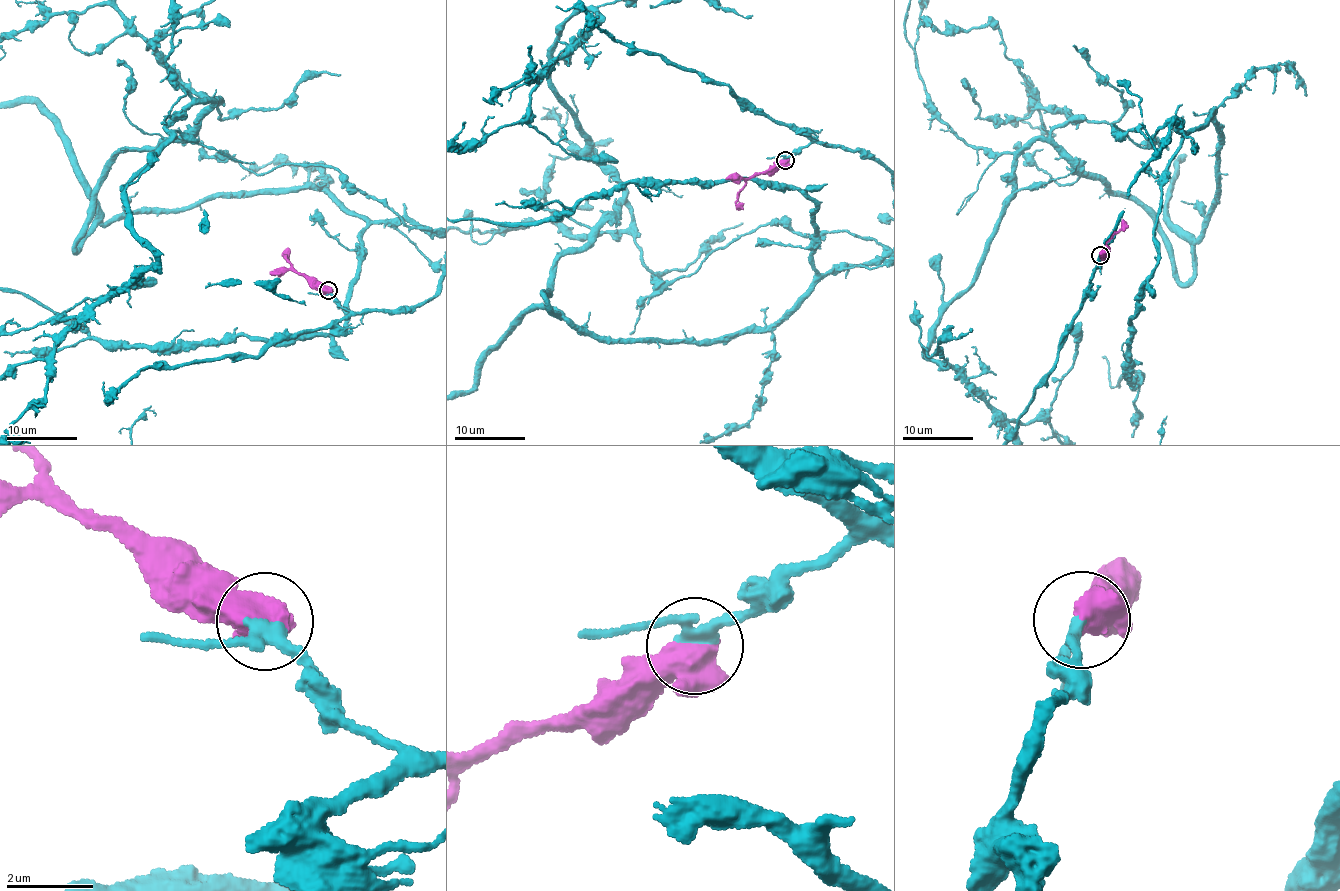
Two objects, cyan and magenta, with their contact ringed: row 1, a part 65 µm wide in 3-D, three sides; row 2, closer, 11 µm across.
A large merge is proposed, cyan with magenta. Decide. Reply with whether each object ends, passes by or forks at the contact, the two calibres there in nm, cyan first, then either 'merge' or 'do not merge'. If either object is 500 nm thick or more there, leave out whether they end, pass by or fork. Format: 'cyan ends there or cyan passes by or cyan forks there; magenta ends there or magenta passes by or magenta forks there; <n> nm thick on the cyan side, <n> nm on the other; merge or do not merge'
280 nm thick on the cyan side, 550 nm on the other; merge

